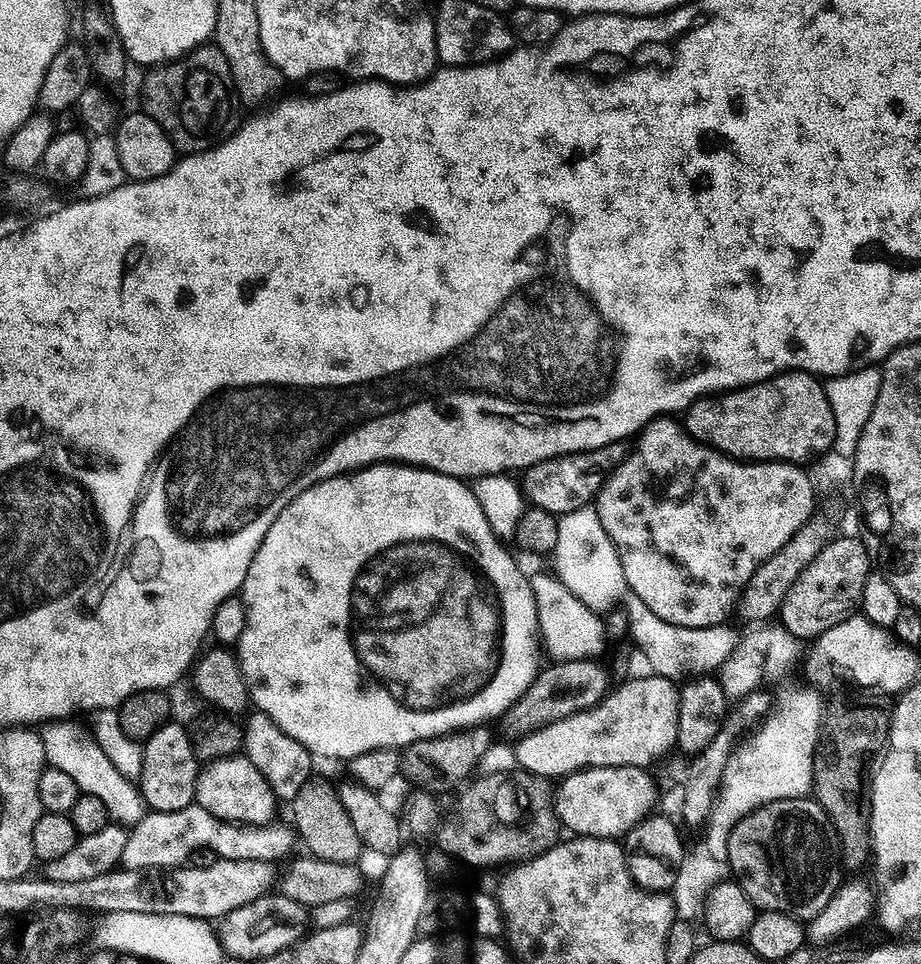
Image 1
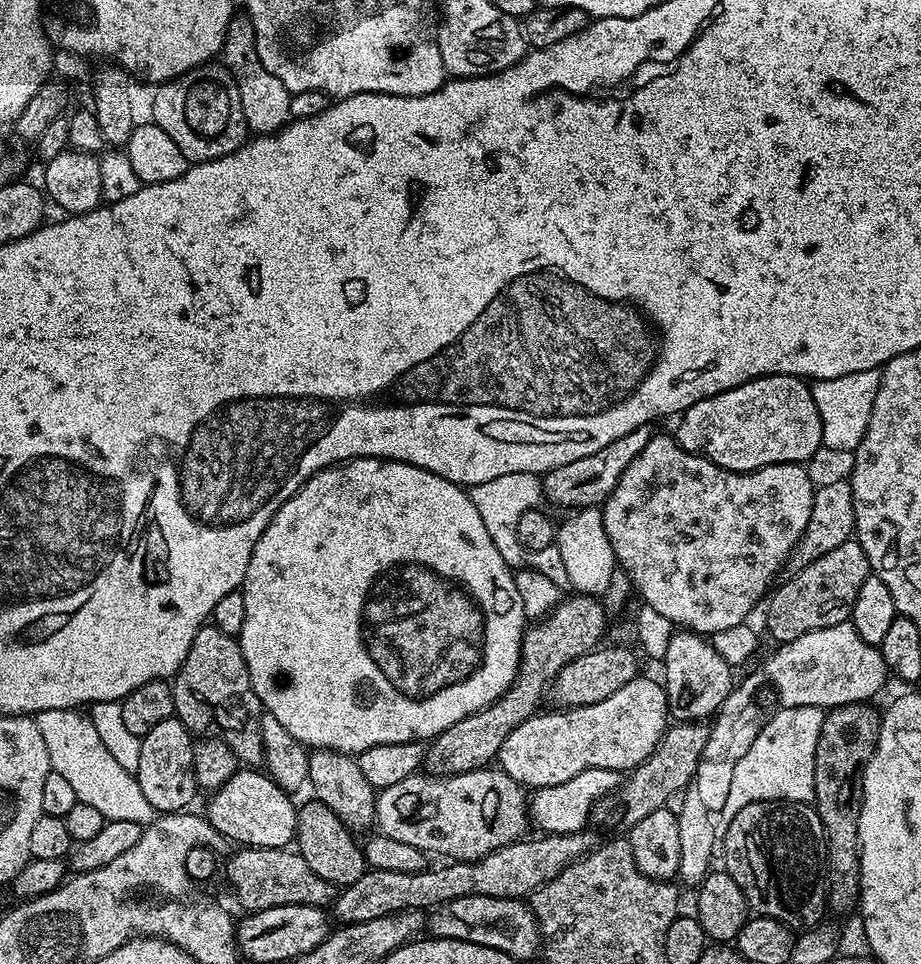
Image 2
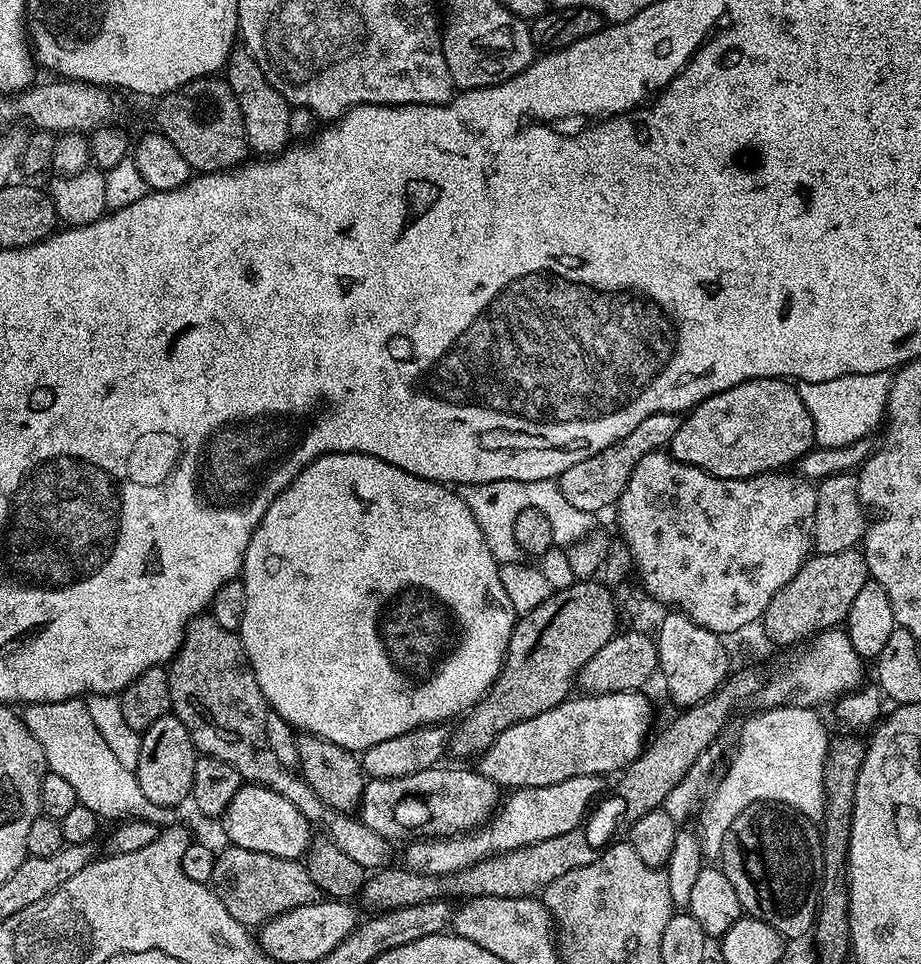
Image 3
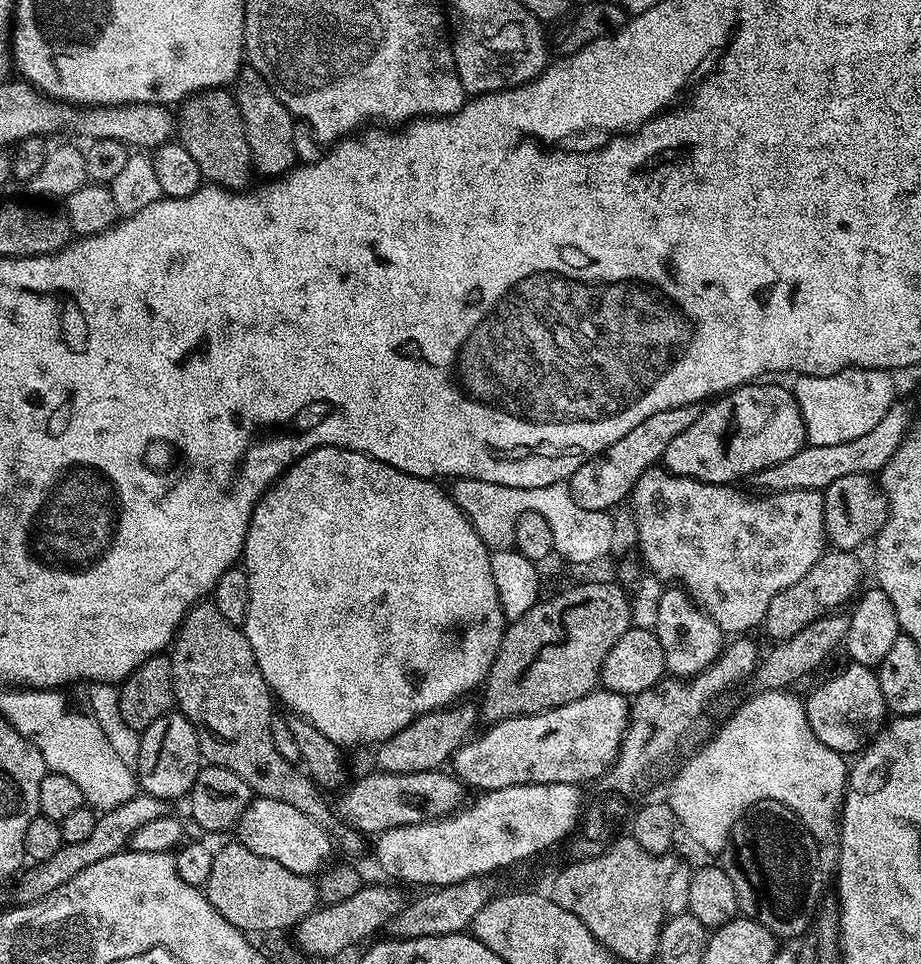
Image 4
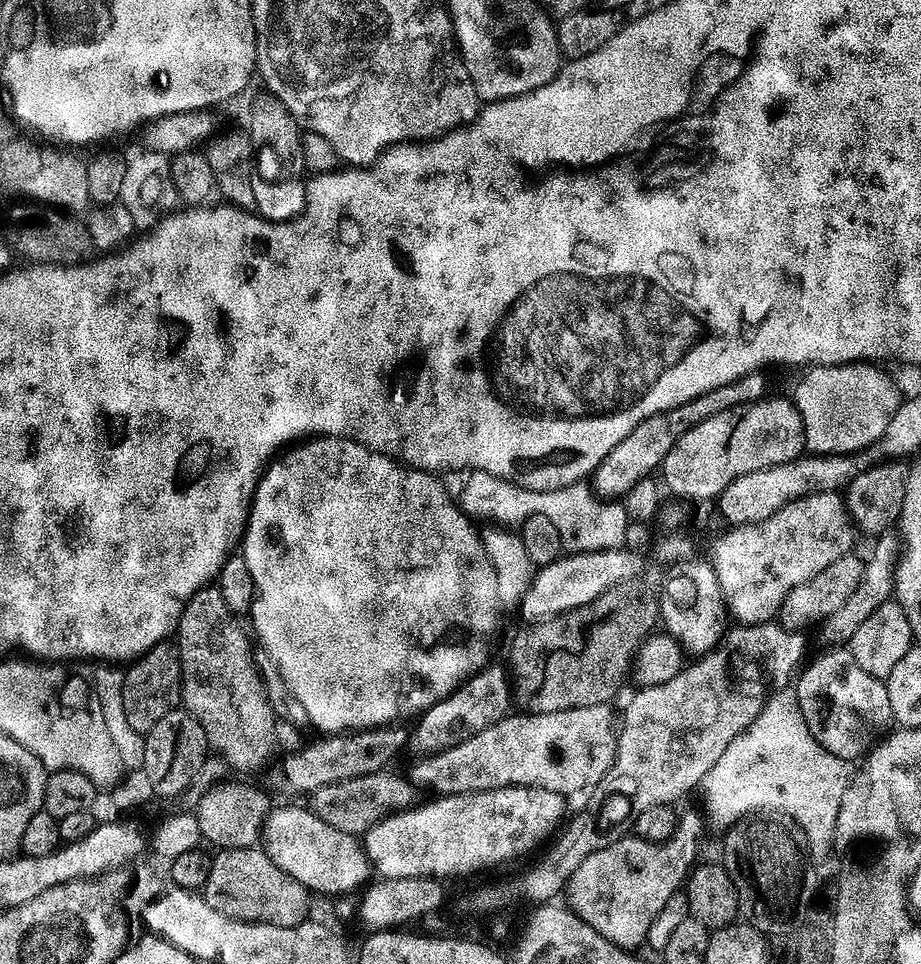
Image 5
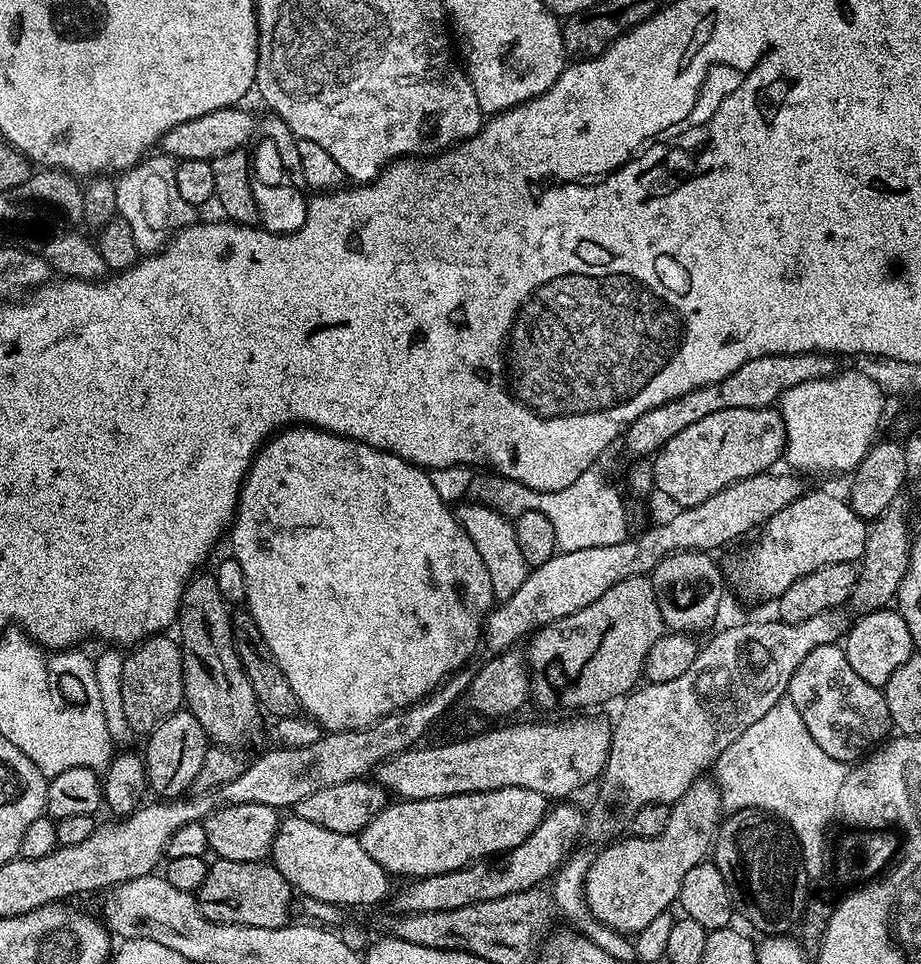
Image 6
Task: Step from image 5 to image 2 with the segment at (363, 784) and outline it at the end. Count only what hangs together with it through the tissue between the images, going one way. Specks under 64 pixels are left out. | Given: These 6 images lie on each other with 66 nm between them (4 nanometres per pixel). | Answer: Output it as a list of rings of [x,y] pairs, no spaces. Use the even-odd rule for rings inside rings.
[[[498,766],[470,770],[457,776],[417,774],[377,791],[374,824],[379,835],[406,842],[406,846],[412,846],[420,854],[437,852],[440,856],[448,856],[444,858],[449,861],[482,859],[500,847],[525,839],[528,824],[530,828],[530,796],[524,785]]]

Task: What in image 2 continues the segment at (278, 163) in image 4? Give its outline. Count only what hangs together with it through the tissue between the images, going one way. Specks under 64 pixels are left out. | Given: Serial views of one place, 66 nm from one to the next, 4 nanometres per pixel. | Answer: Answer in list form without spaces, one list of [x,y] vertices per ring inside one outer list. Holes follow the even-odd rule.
[[[233,15],[230,26],[226,30],[226,38],[222,49],[222,63],[234,78],[234,86],[238,86],[238,98],[242,106],[242,114],[248,123],[249,133],[267,134],[277,132],[279,128],[285,127],[289,123],[290,102],[293,93],[288,92],[286,86],[282,86],[282,82],[278,82],[278,78],[274,78],[274,74],[270,74],[270,70],[266,70],[266,66],[262,66],[262,58],[258,58],[258,46],[254,38],[254,26],[248,21],[247,15]]]

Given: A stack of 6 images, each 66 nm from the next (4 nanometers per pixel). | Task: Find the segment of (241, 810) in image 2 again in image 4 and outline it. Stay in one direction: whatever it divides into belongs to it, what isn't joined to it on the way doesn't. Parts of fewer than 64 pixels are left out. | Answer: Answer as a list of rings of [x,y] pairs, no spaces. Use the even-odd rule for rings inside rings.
[[[256,796],[240,815],[239,832],[239,843],[254,850],[254,854],[262,858],[274,858],[274,862],[282,862],[286,870],[303,876],[315,877],[331,858],[332,848],[334,852],[332,837],[326,829],[318,826],[318,822],[306,818],[302,810],[294,810],[294,806],[286,806],[286,802],[265,796]]]

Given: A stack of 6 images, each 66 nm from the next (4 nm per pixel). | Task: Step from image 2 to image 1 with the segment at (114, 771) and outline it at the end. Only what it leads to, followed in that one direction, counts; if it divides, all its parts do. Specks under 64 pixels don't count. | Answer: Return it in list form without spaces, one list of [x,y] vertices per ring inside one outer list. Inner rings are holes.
[[[40,732],[40,737],[47,767],[64,771],[69,778],[74,778],[74,782],[78,782],[83,795],[98,798],[106,806],[109,821],[131,826],[146,815],[144,796],[139,787],[111,764],[91,732],[86,736],[45,736]]]

